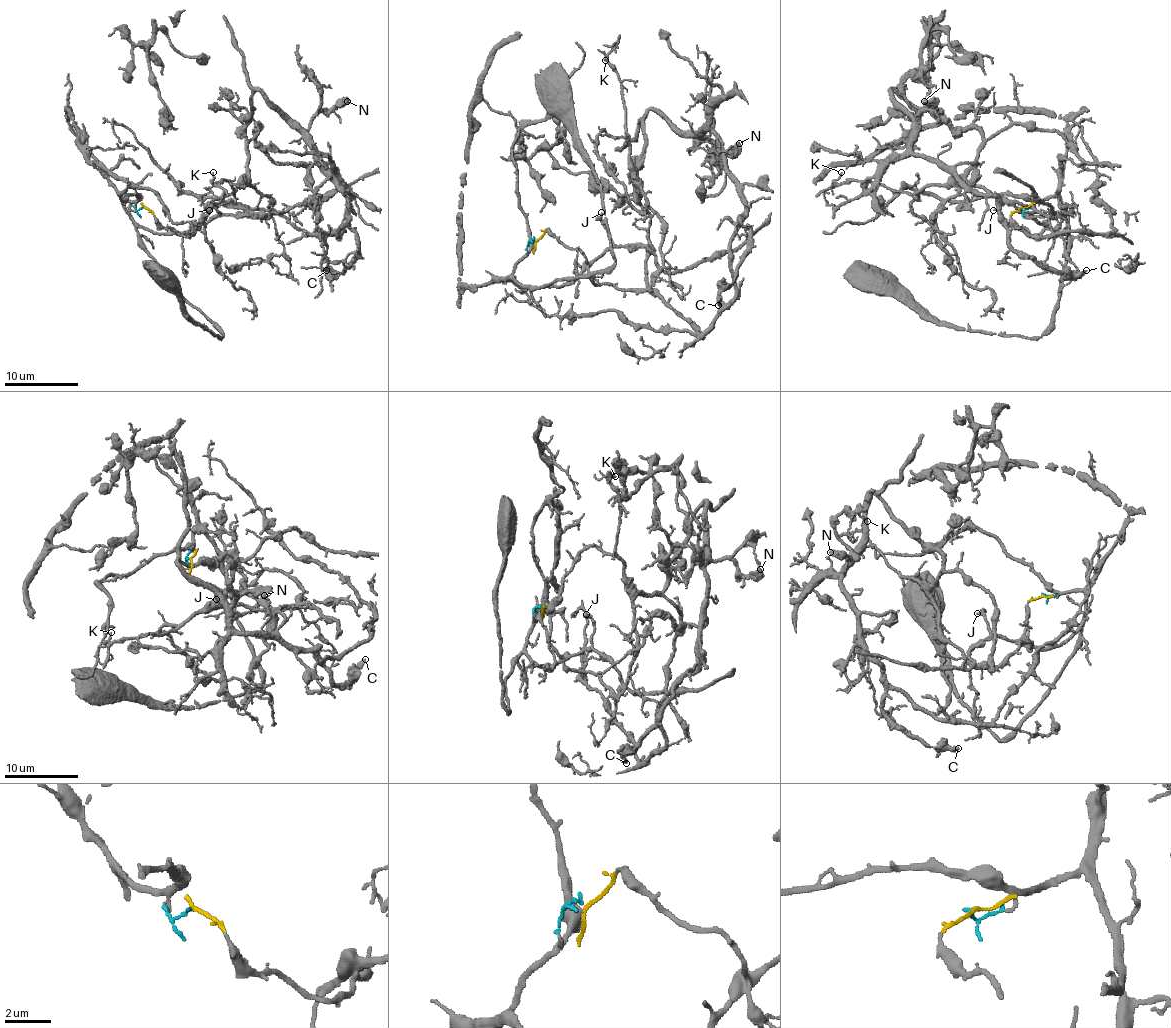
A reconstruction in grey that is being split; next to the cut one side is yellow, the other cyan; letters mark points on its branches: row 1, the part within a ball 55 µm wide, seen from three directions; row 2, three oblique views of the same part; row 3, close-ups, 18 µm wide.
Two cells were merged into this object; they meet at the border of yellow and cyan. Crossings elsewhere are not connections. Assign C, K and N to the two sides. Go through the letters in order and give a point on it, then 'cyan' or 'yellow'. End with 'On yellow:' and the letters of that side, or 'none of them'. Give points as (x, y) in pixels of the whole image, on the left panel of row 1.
C: (326, 270) | yellow
K: (213, 172) | yellow
N: (347, 101) | yellow
On yellow: C, K, N

